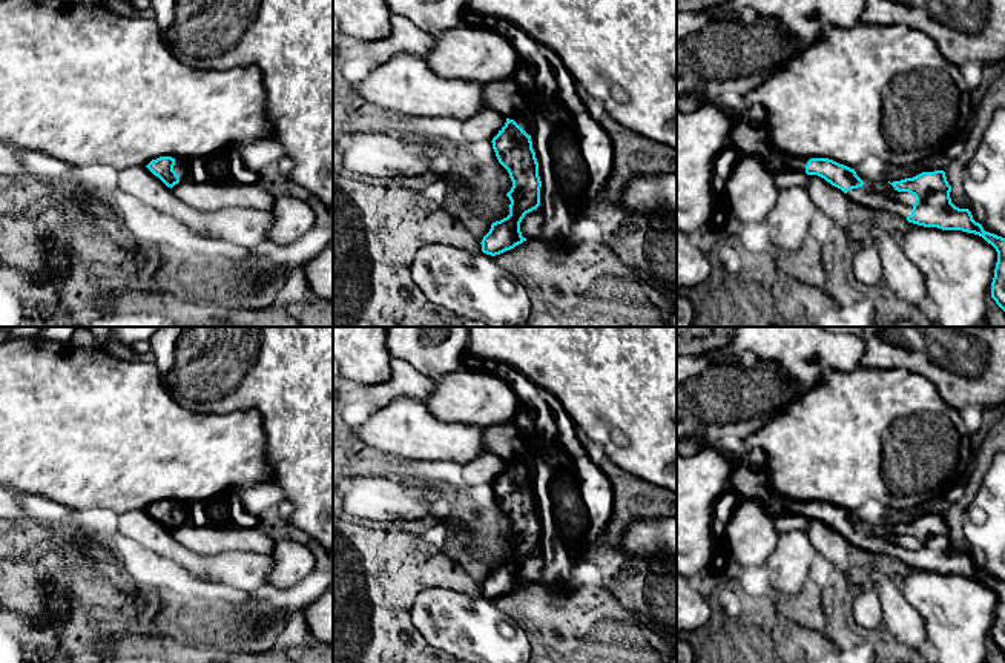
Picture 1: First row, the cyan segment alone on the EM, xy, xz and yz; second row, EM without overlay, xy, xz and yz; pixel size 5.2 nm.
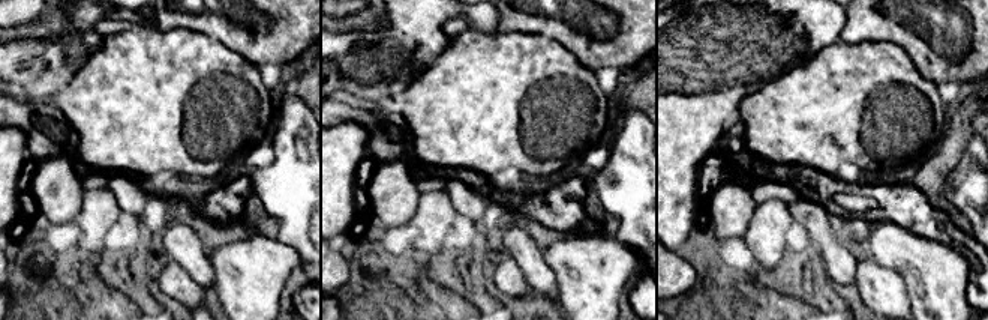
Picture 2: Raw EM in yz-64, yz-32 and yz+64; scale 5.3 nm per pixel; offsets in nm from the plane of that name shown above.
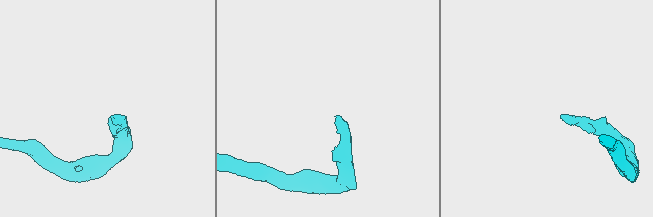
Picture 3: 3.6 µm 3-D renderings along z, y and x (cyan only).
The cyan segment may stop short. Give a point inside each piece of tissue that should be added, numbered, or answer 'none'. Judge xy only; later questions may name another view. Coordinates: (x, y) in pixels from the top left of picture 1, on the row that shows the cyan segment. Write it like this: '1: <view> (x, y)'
1: xy (180, 168)

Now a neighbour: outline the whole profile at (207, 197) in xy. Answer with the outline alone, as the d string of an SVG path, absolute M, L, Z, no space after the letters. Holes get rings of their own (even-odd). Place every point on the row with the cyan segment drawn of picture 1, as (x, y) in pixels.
M190 180L180 181L172 193L184 204L201 212L218 212L224 209L253 209L270 212L275 196L261 184L227 183L193 183Z

